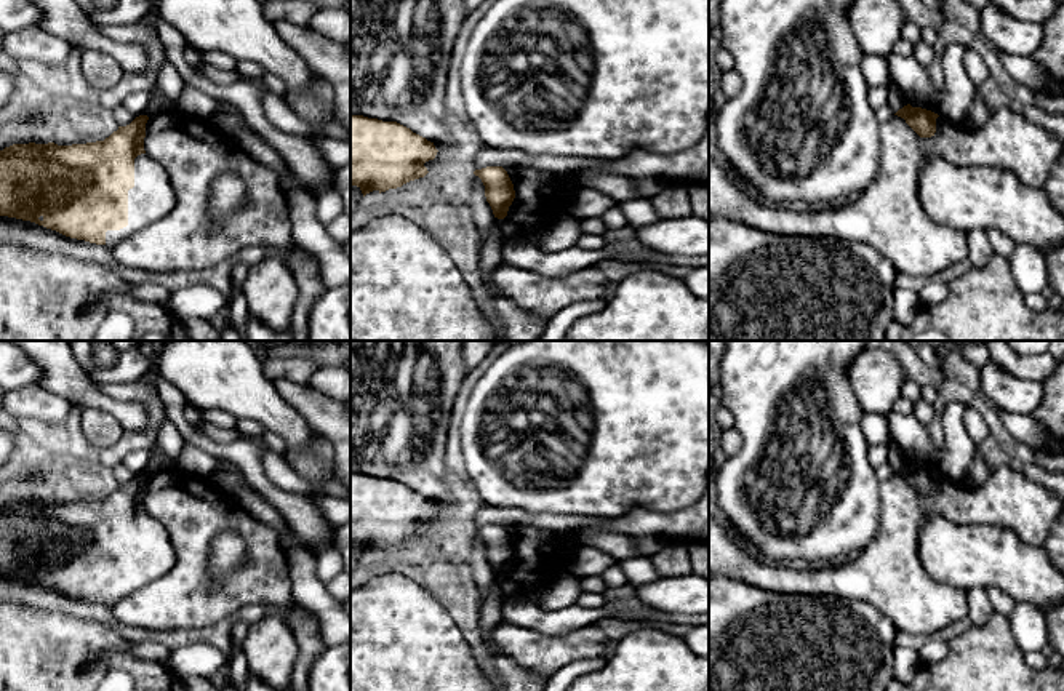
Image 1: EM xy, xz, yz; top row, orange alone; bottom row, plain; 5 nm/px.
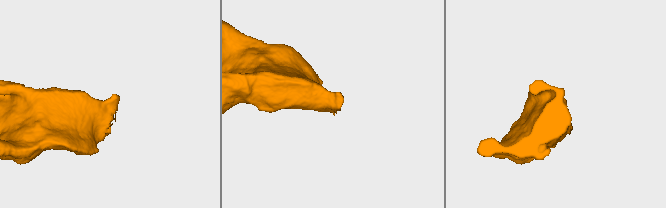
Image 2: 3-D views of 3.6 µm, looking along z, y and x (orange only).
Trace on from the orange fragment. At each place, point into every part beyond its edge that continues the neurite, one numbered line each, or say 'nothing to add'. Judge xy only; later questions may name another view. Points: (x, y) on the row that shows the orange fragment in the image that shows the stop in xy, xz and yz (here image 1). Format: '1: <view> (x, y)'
1: xy (152, 197)

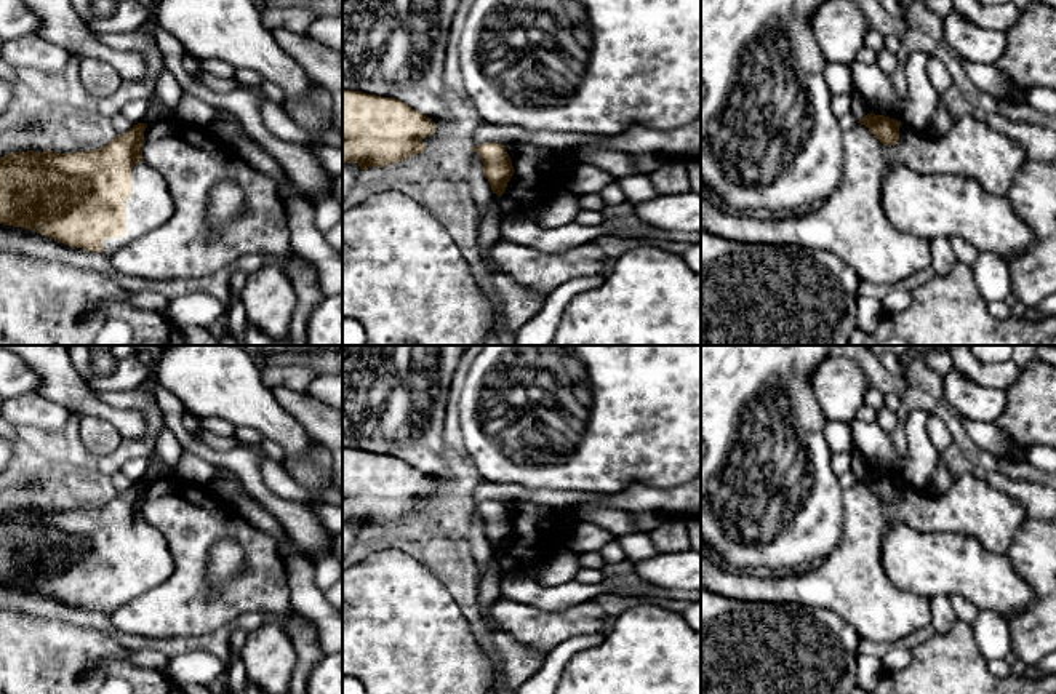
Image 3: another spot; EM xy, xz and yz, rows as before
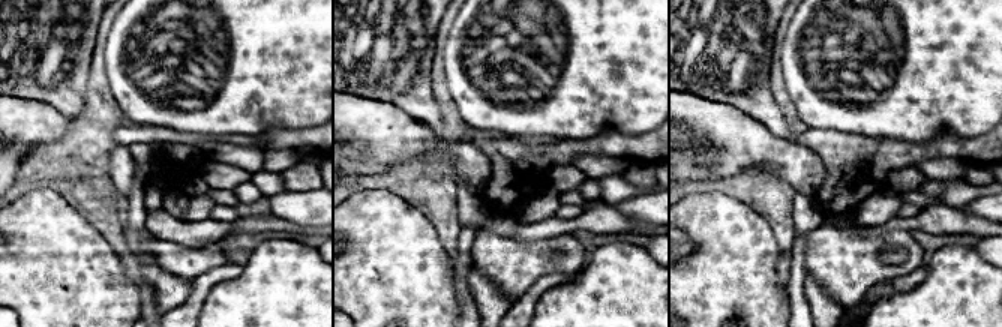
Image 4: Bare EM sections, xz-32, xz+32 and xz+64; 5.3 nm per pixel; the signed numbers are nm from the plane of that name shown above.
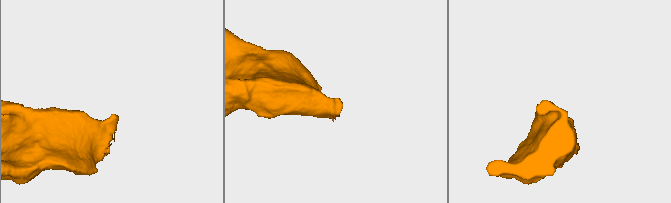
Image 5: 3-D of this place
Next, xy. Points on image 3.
1: xy (151, 205)

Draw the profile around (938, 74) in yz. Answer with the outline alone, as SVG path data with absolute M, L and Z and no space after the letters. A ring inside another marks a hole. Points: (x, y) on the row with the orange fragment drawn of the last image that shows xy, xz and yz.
M930 58L926 75L938 94L946 93L952 86L949 70L938 58Z

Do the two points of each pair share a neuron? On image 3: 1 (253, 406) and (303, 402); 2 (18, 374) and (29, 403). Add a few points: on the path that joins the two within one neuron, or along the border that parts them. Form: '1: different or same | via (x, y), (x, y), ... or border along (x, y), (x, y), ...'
1: different | border along (271, 390), (272, 397), (306, 430)
2: different | border along (36, 392), (23, 392), (16, 397)

